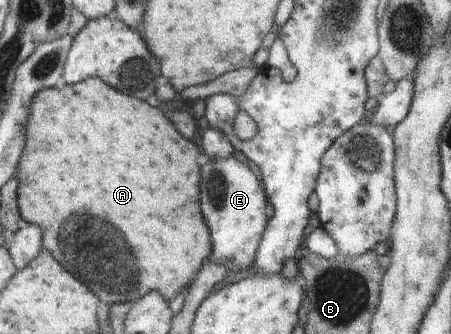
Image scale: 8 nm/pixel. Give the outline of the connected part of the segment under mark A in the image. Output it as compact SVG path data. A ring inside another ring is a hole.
M89 77L77 85L64 84L62 87L43 89L30 102L26 136L25 152L18 166L18 209L22 216L22 223L35 223L43 230L42 246L50 250L63 266L72 267L74 273L83 278L95 289L101 301L107 305L120 302L137 302L147 293L159 291L168 302L178 296L183 289L191 284L198 270L204 265L213 250L213 242L209 240L209 230L199 210L199 178L201 166L197 162L199 150L191 140L185 140L171 124L171 114L167 110L159 110L159 106L151 106L151 102L143 102L121 94L119 90L111 88L99 77Z

